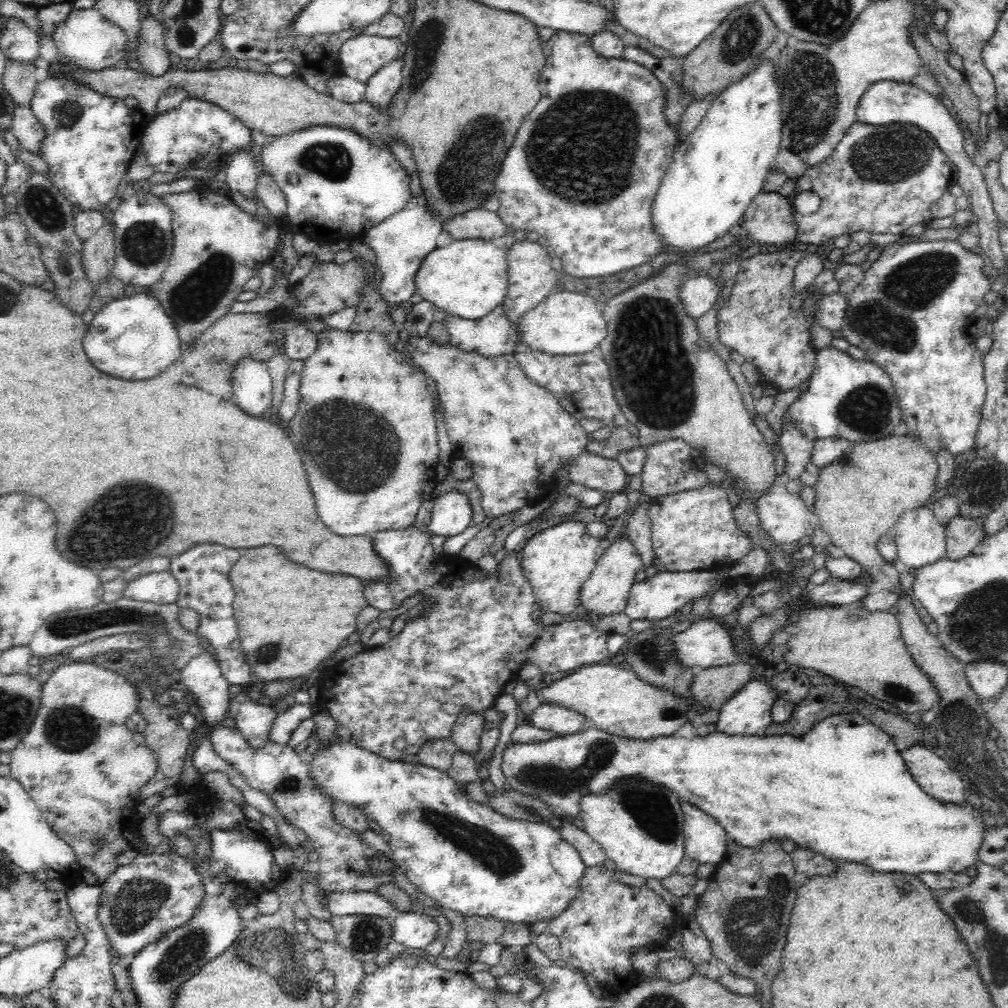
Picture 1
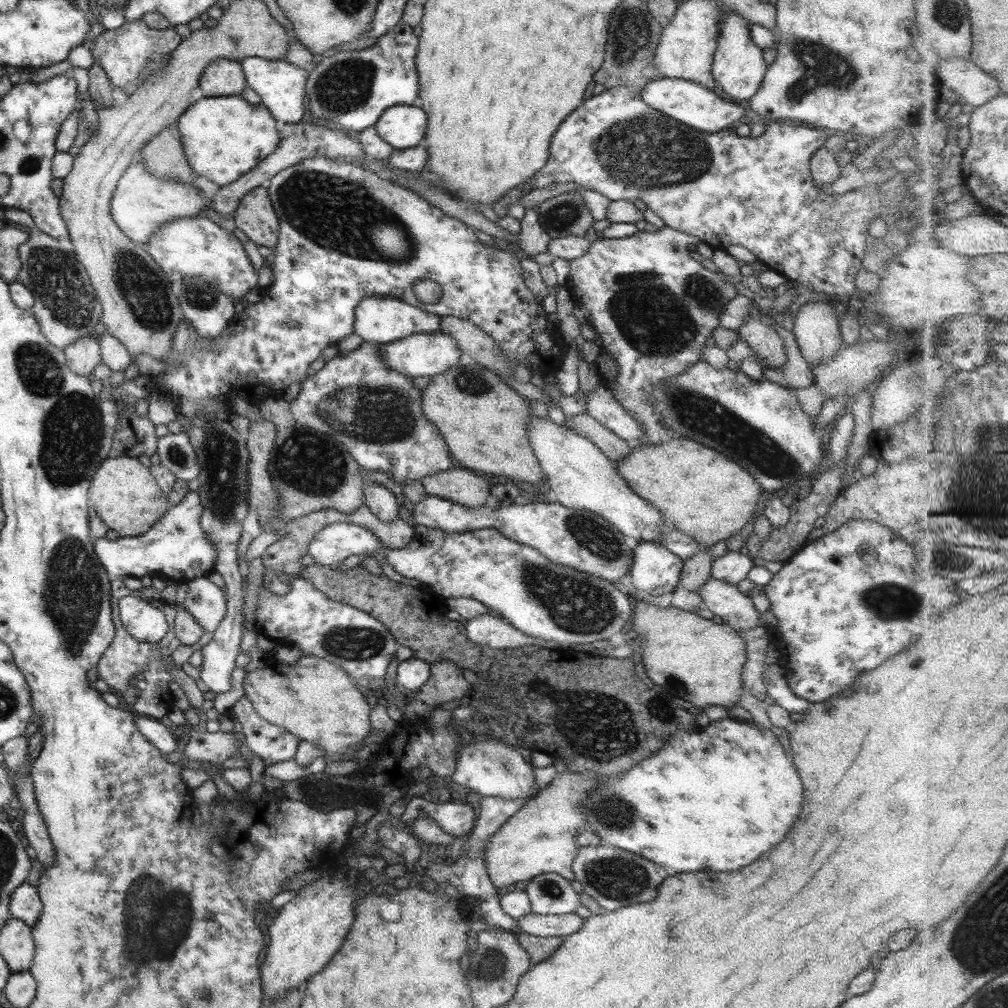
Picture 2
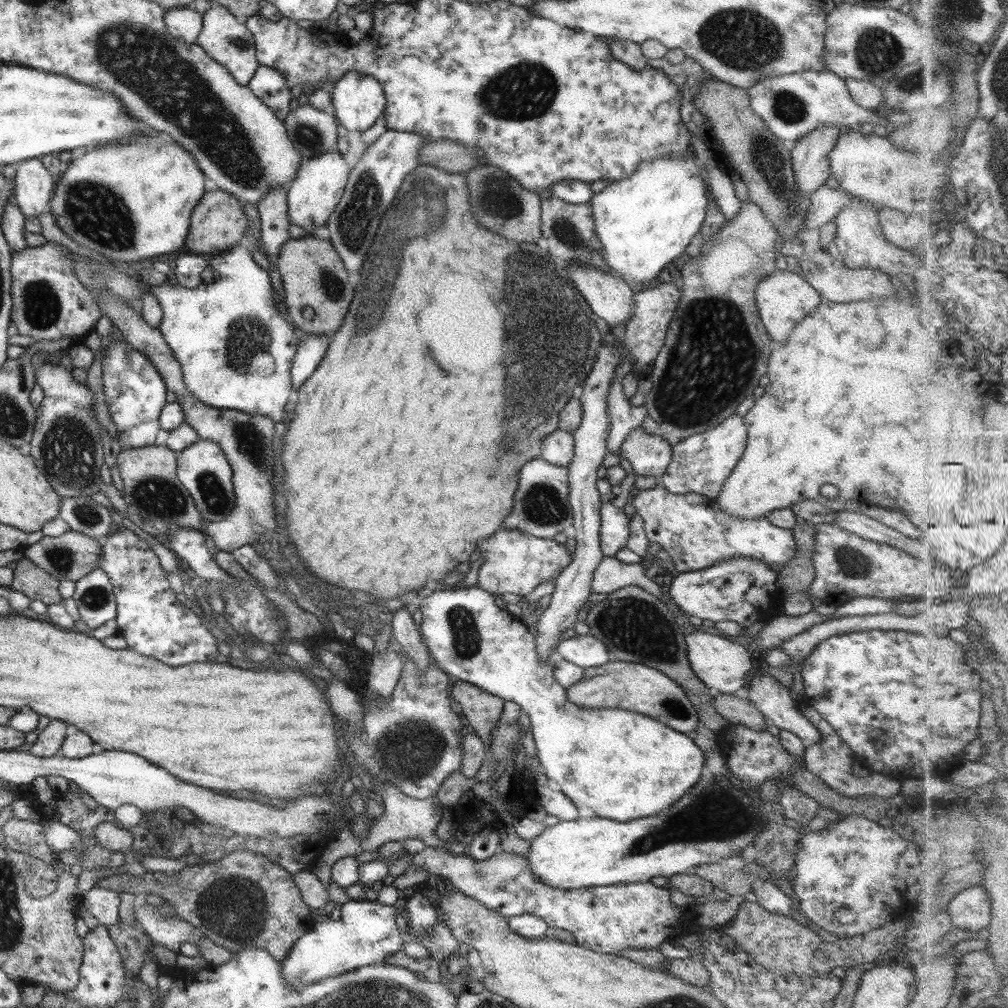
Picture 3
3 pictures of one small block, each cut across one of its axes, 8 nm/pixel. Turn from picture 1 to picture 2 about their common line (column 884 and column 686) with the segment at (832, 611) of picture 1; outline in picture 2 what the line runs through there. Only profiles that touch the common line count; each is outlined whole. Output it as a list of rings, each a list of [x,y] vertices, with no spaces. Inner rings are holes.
[[[633,600],[632,616],[635,632],[629,633],[631,637],[639,636],[641,640],[641,661],[645,673],[655,685],[661,687],[678,698],[691,702],[697,708],[708,706],[723,706],[726,710],[733,707],[741,696],[743,681],[742,671],[745,665],[745,643],[741,636],[730,626],[722,623],[716,624],[673,606],[663,608],[647,604],[643,601]]]

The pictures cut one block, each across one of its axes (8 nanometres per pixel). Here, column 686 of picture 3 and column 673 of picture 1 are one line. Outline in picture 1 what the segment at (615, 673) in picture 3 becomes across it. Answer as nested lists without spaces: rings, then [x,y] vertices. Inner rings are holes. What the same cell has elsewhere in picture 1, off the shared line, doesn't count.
[[[594,664],[580,667],[574,674],[537,689],[539,704],[558,705],[594,722],[596,729],[632,740],[650,740],[675,734],[694,714],[690,702],[682,697],[644,683],[623,666]]]

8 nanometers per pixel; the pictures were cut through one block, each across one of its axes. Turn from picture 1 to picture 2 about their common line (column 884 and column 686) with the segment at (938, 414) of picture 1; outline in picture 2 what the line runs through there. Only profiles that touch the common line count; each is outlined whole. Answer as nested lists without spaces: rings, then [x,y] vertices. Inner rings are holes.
[[[664,226],[655,232],[637,231],[618,239],[598,238],[590,243],[583,256],[569,261],[570,275],[565,287],[577,305],[589,312],[590,326],[601,340],[601,355],[608,356],[617,365],[617,376],[608,384],[608,389],[626,413],[641,425],[642,435],[631,442],[634,446],[662,442],[661,432],[668,428],[650,405],[654,386],[658,386],[659,380],[673,378],[702,360],[705,340],[719,327],[725,305],[738,295],[731,284],[721,279],[719,272],[709,271],[689,255],[688,246],[698,242],[701,240],[693,235]]]

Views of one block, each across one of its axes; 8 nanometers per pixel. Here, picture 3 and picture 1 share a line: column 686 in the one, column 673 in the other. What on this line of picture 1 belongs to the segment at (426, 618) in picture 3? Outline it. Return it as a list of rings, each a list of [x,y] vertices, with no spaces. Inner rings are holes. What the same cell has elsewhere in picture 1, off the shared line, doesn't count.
[[[834,714],[827,716],[824,720],[818,721],[810,732],[803,734],[801,737],[790,735],[766,737],[762,734],[749,737],[728,736],[722,732],[715,731],[709,735],[704,735],[704,737],[697,736],[693,740],[687,740],[684,737],[678,738],[673,735],[650,740],[632,740],[610,735],[595,727],[586,733],[574,733],[556,737],[541,743],[520,744],[510,741],[503,751],[501,769],[506,777],[508,786],[512,790],[530,796],[540,796],[560,819],[564,817],[579,818],[578,802],[580,802],[580,796],[586,796],[588,792],[604,792],[606,788],[610,788],[620,778],[637,776],[637,778],[643,778],[648,782],[659,784],[659,786],[666,786],[672,792],[680,792],[680,796],[684,800],[690,801],[690,804],[698,806],[704,813],[713,816],[727,832],[727,836],[742,846],[756,846],[756,844],[762,844],[764,840],[774,840],[774,838],[781,840],[790,838],[795,845],[805,846],[836,862],[850,861],[858,862],[858,864],[868,864],[876,872],[898,872],[909,875],[934,872],[936,874],[946,874],[950,877],[960,873],[972,873],[975,864],[981,861],[979,860],[979,850],[986,830],[980,809],[970,806],[967,802],[962,805],[942,803],[924,792],[922,787],[914,780],[911,772],[908,772],[908,768],[904,766],[901,752],[896,750],[893,741],[888,738],[888,734],[882,732],[878,726],[874,726],[872,722],[868,722],[860,714]]]

